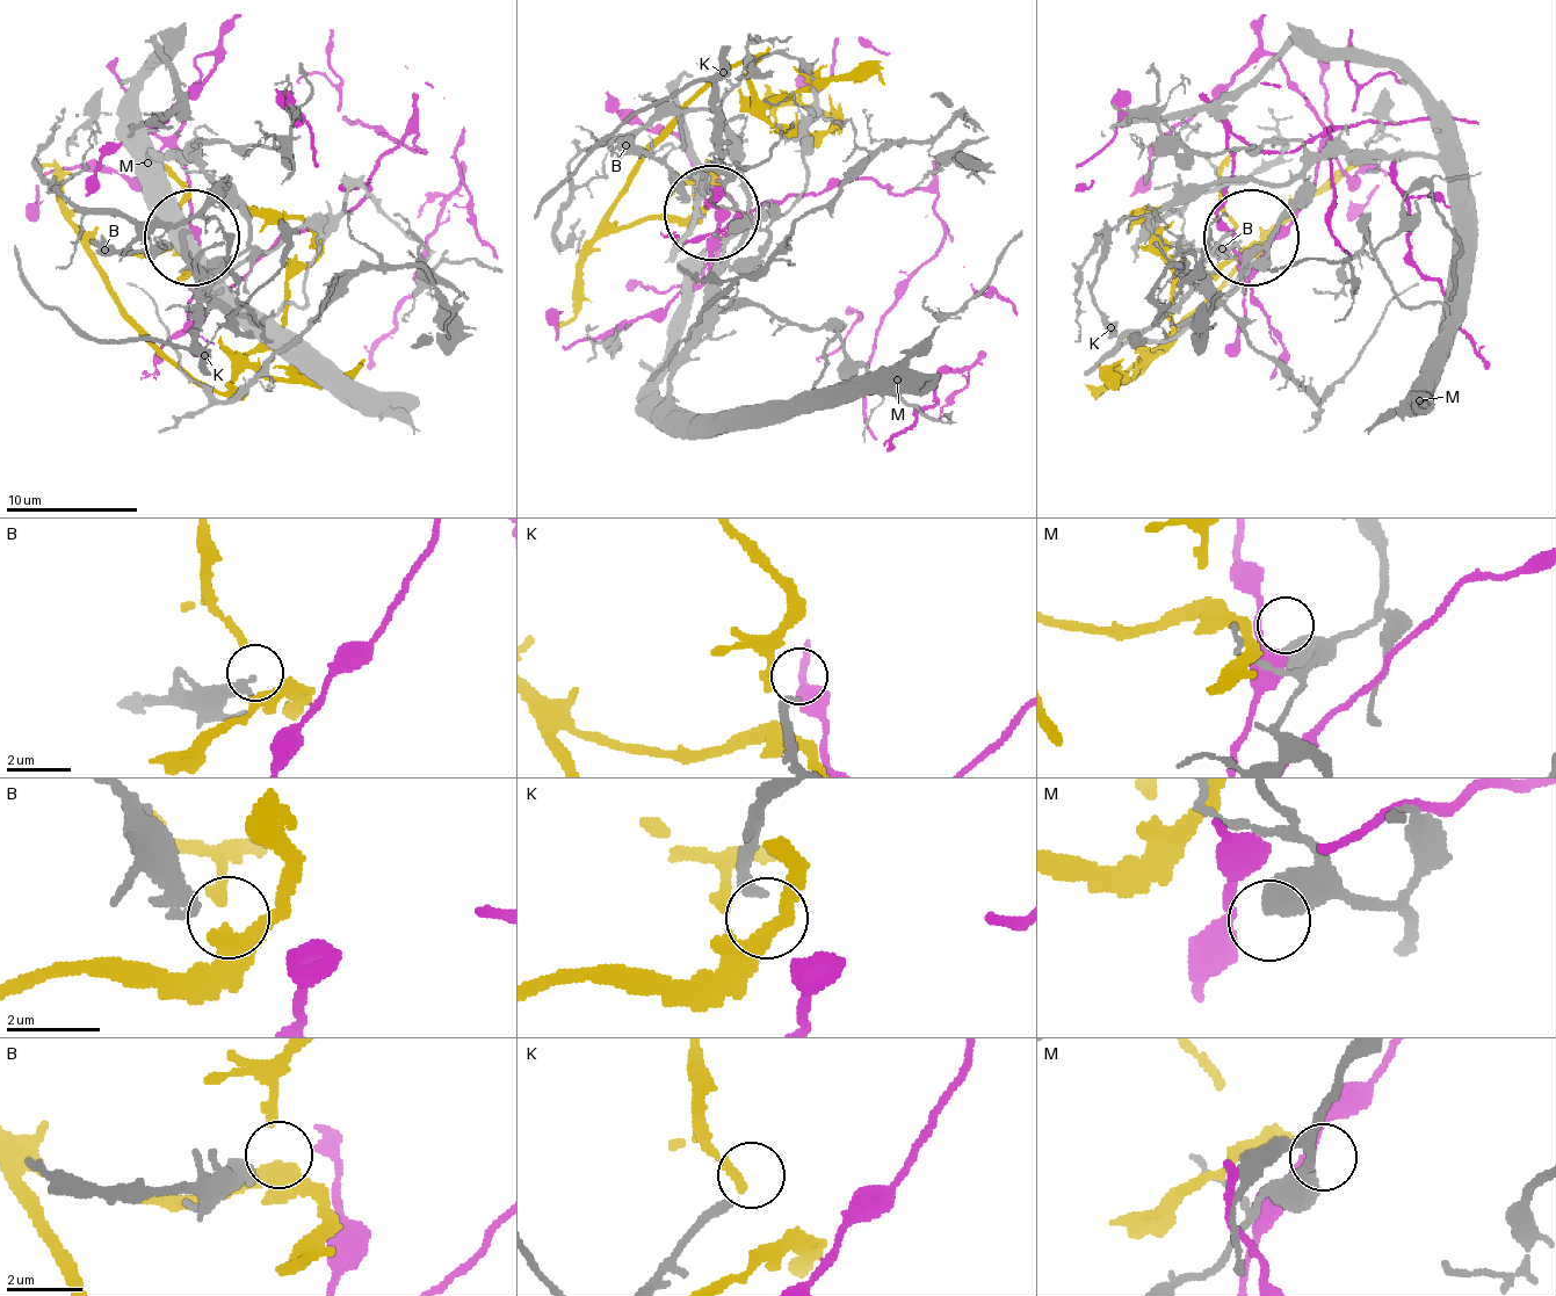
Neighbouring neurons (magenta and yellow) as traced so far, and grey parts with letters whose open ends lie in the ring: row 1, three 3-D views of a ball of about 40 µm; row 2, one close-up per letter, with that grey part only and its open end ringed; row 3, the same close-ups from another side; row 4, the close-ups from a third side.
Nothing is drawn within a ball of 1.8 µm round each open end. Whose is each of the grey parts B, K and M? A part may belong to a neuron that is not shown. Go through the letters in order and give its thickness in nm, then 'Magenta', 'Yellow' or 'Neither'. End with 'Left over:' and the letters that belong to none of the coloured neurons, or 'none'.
B: Thickness 440 nm. Yellow
K: Thickness 280 nm. Neither
M: Thickness 600 nm. Neither
Left over: K, M

